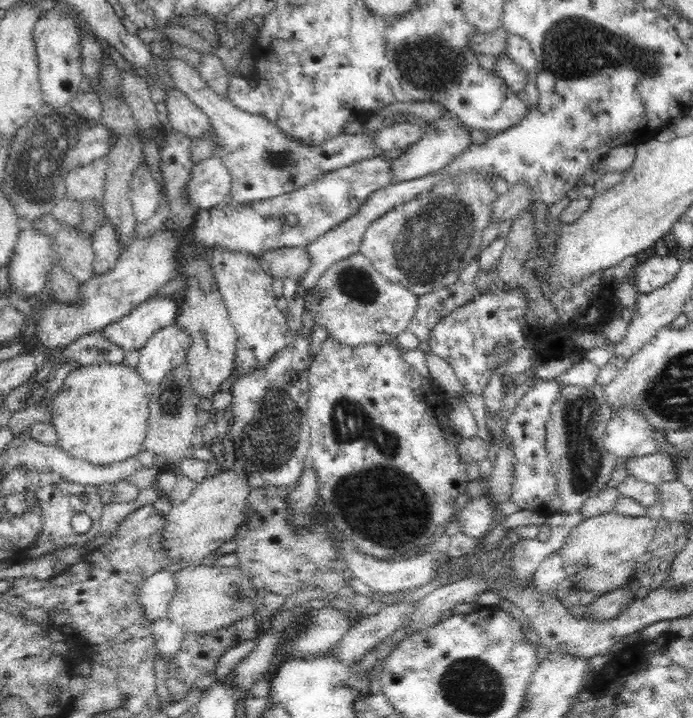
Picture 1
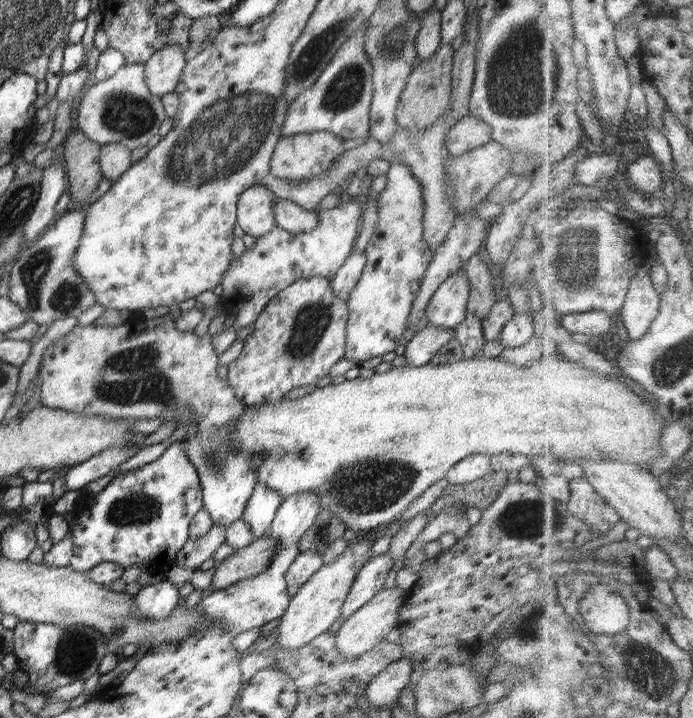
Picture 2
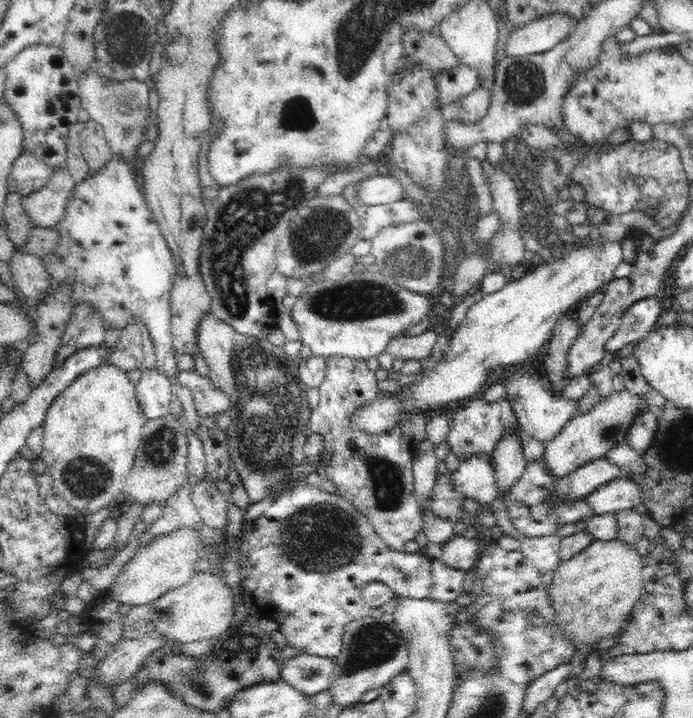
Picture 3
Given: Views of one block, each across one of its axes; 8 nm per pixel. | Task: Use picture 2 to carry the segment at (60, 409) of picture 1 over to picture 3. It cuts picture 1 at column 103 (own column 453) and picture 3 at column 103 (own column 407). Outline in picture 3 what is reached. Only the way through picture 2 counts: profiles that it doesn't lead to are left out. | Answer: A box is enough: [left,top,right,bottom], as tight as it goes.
[41,364,147,517]

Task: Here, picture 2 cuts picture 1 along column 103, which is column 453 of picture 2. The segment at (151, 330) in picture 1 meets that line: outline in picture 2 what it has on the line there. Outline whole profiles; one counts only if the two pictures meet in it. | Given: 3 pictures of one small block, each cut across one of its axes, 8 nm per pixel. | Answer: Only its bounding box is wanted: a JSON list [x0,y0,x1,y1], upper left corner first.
[403,325,454,366]

